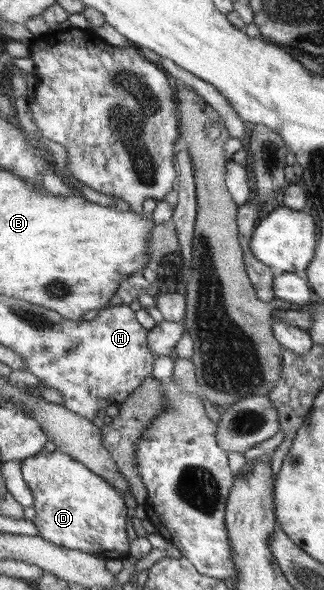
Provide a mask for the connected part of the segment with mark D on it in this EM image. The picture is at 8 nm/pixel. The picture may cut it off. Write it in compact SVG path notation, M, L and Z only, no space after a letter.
M55 450L53 452L41 451L37 455L22 460L23 479L31 487L35 509L34 522L38 525L39 536L55 545L67 549L81 550L85 553L98 555L108 559L123 559L129 551L129 539L125 533L127 525L127 509L121 494L80 461L75 461L69 454Z

